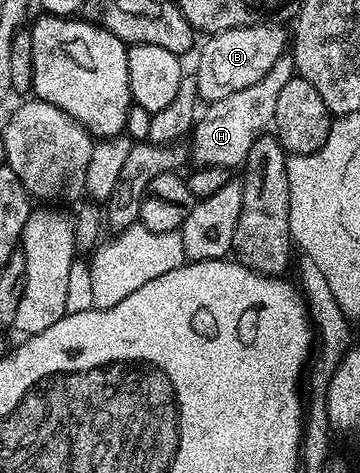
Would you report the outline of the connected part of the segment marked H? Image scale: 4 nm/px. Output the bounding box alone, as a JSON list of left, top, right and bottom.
[190,54,294,170]

